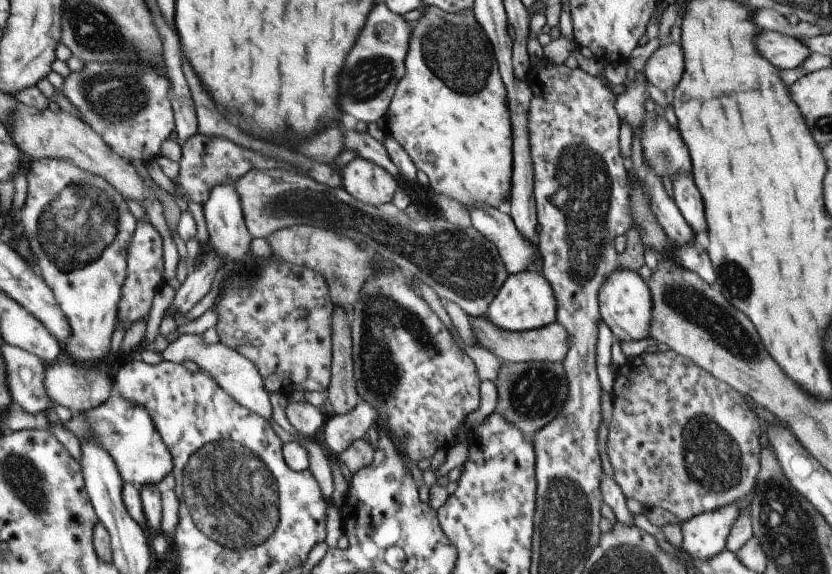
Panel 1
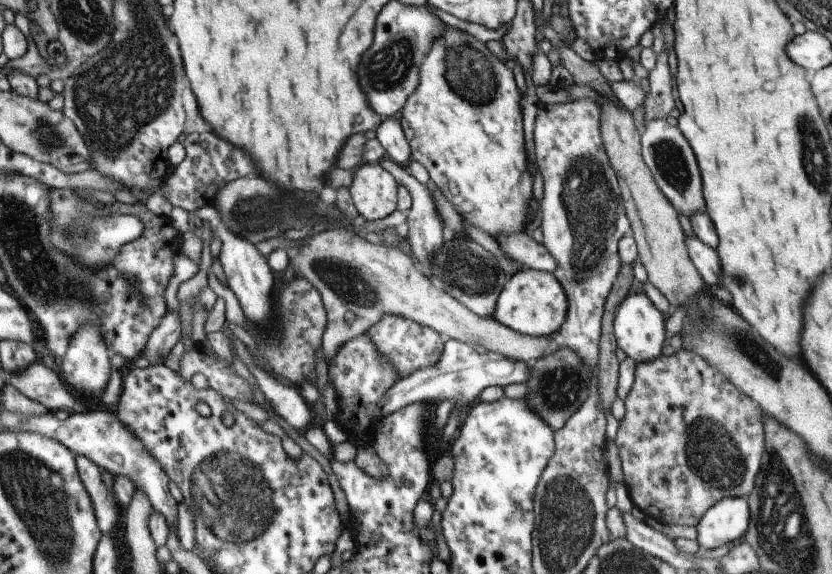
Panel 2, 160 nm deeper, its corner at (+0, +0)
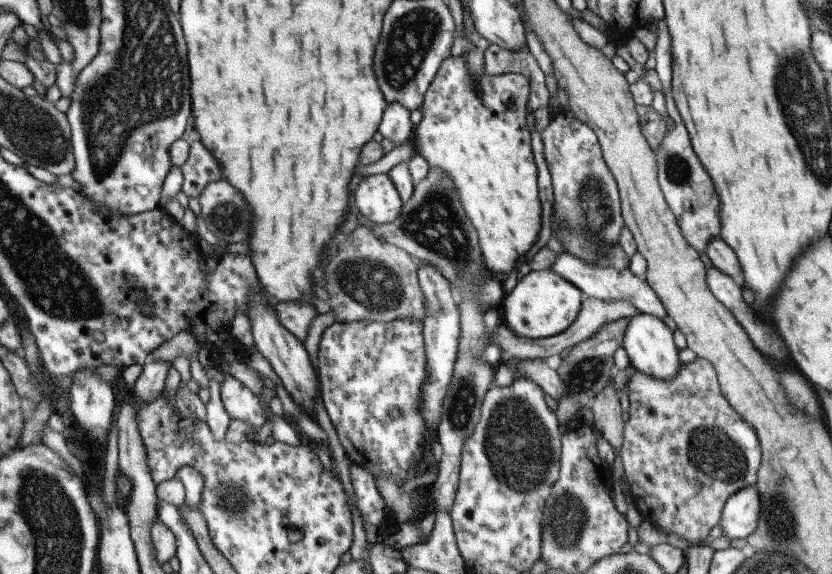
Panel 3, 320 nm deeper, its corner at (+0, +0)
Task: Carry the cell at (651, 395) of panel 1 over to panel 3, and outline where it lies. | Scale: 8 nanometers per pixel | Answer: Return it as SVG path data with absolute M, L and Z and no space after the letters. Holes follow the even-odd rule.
M699 357L689 363L681 363L678 373L668 381L635 371L627 383L626 395L628 416L622 428L619 455L622 478L631 488L634 508L643 521L676 534L687 542L708 540L707 534L720 521L722 506L729 496L756 483L760 446L754 430L720 393L713 365Z

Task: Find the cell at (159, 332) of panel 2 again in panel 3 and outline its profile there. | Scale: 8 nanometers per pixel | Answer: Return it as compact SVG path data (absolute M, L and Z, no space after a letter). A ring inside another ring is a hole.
M164 362L144 363L142 372L135 379L133 396L141 403L149 403L160 396L169 365Z

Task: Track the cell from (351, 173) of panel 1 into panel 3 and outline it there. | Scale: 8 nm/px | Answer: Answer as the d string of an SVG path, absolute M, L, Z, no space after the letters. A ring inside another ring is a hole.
M383 173L363 177L353 192L353 202L362 218L376 225L389 224L399 217L403 203Z

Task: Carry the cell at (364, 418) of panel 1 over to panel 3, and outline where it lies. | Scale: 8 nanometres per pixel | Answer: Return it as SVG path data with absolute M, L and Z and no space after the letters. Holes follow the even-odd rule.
M543 359L520 360L514 378L525 377L532 383L538 384L545 393L556 401L568 396L567 385L564 380L547 366Z

